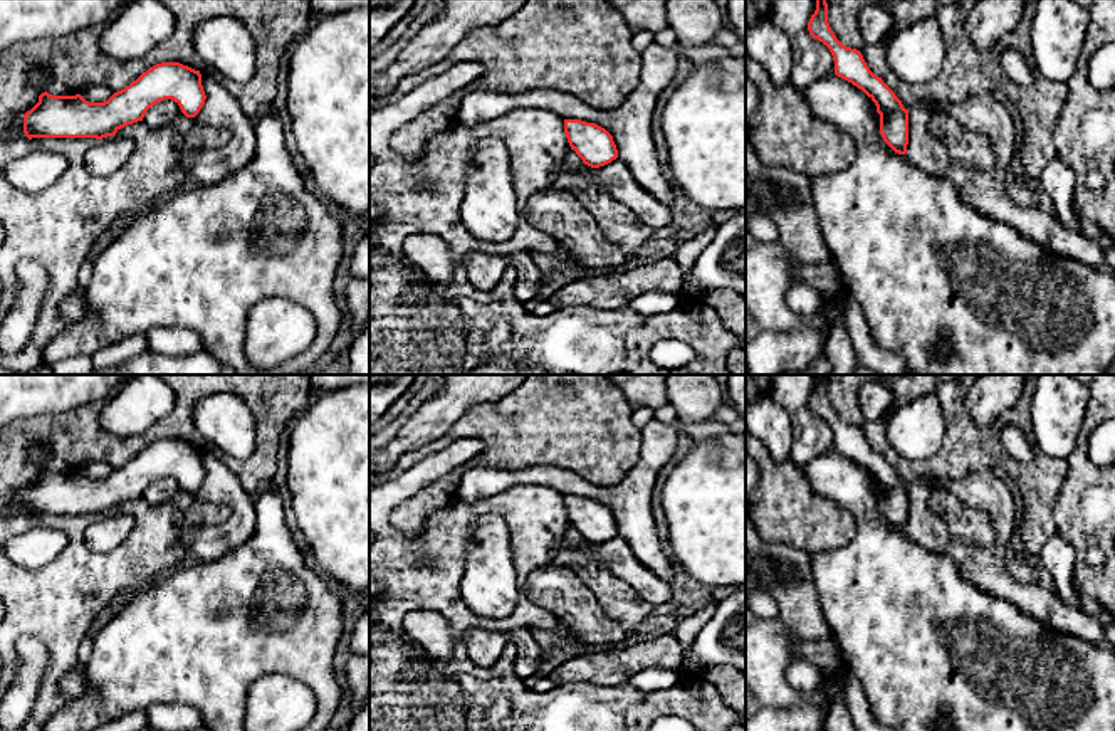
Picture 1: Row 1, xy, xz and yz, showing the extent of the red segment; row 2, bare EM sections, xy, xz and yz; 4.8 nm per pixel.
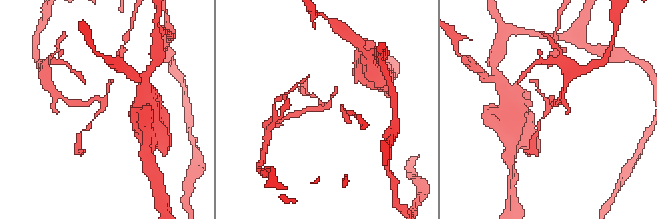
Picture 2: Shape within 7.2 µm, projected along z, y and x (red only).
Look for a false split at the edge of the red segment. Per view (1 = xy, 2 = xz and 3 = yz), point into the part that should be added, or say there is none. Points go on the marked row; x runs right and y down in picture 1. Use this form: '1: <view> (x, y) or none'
1: none
2: none
3: none

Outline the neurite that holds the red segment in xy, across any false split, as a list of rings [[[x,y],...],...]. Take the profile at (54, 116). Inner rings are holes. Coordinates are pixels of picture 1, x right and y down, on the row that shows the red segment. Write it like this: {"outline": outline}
{"outline": [[[161,62],[104,103],[89,103],[81,94],[52,96],[45,91],[24,114],[24,133],[29,139],[102,139],[143,121],[146,111],[165,99],[173,99],[186,118],[195,118],[207,99],[200,71],[180,62]]]}

